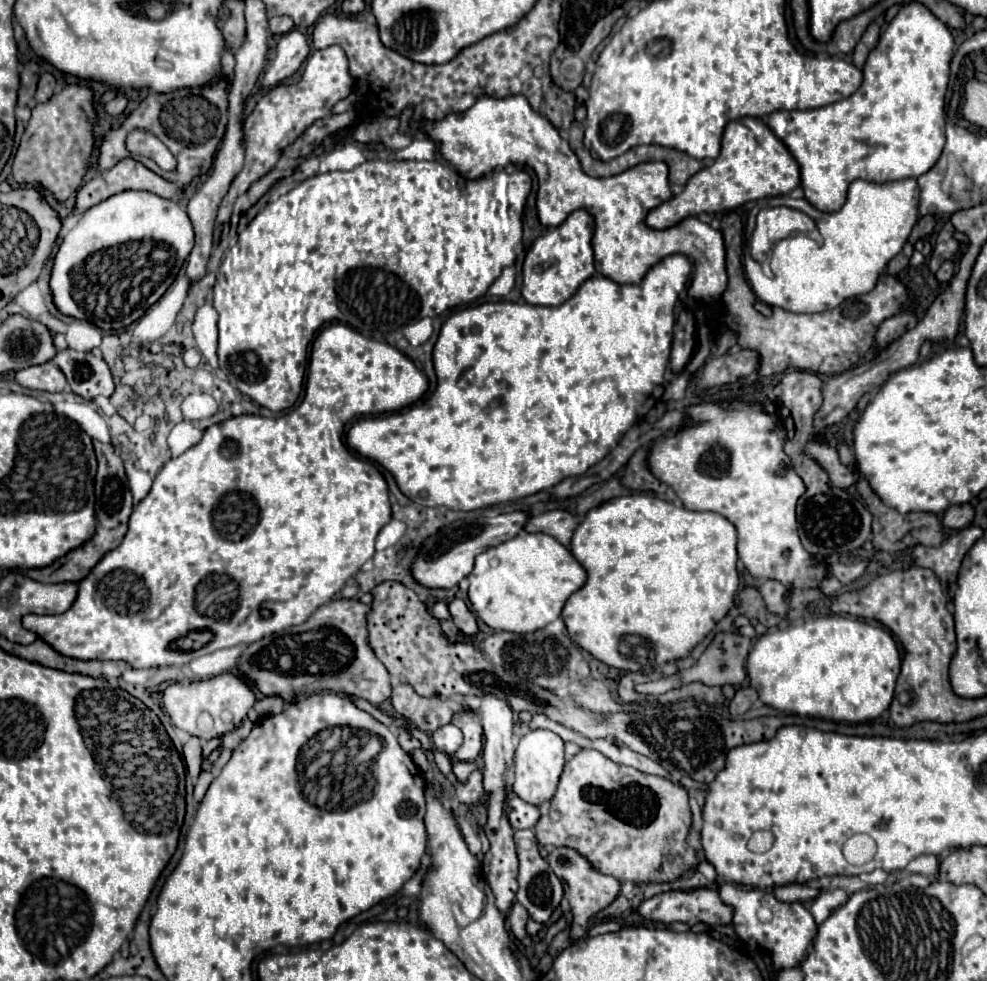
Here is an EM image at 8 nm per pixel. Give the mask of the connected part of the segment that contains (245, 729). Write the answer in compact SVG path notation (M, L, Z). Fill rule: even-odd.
M244 720L236 730L232 730L232 732L228 732L228 734L222 736L222 746L224 746L224 748L236 748L236 746L250 734L252 726L254 726L254 724L252 724L250 720Z

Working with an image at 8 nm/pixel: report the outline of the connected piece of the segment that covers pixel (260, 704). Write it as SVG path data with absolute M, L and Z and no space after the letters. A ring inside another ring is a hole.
M264 696L250 708L248 718L252 722L260 722L262 718L270 716L270 712L280 712L282 708L284 708L284 700L280 696Z

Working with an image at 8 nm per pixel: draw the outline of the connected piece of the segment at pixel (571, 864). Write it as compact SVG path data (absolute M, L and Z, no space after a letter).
M554 848L546 860L548 860L548 864L552 866L554 874L556 874L556 876L562 880L562 884L566 886L564 898L570 902L572 914L574 914L574 904L576 904L576 914L574 914L572 928L570 928L570 938L572 938L572 942L576 942L576 940L580 940L580 938L586 934L588 918L592 918L596 912L604 910L612 900L616 900L616 896L620 894L622 884L620 884L620 880L598 872L598 870L596 870L578 850L574 850L574 848Z

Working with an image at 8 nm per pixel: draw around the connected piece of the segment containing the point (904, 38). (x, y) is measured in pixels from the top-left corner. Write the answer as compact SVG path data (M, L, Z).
M920 2L900 8L864 66L864 82L850 98L814 110L778 110L768 126L788 146L800 166L804 198L822 212L844 206L848 186L862 178L888 182L918 178L940 158L944 136L944 96L950 80L954 38Z

